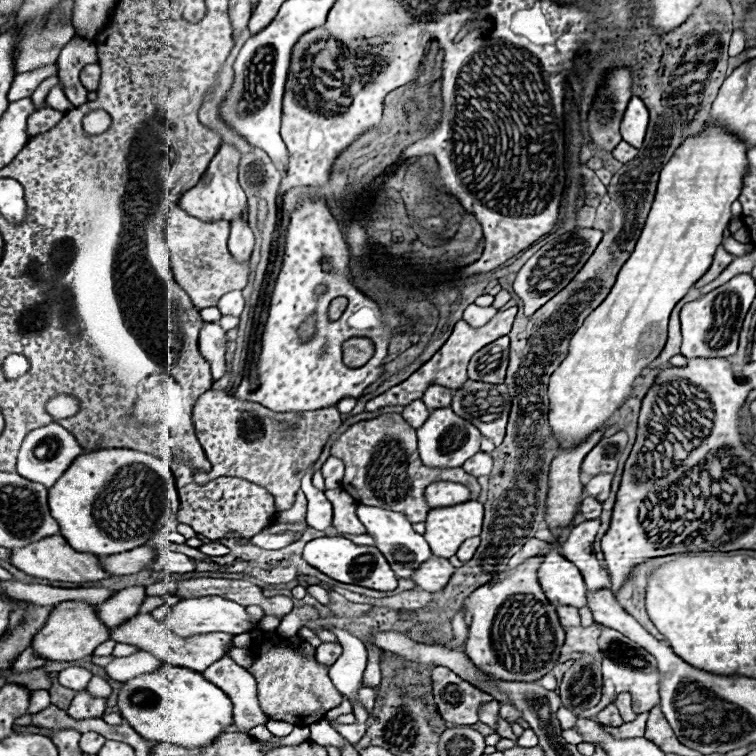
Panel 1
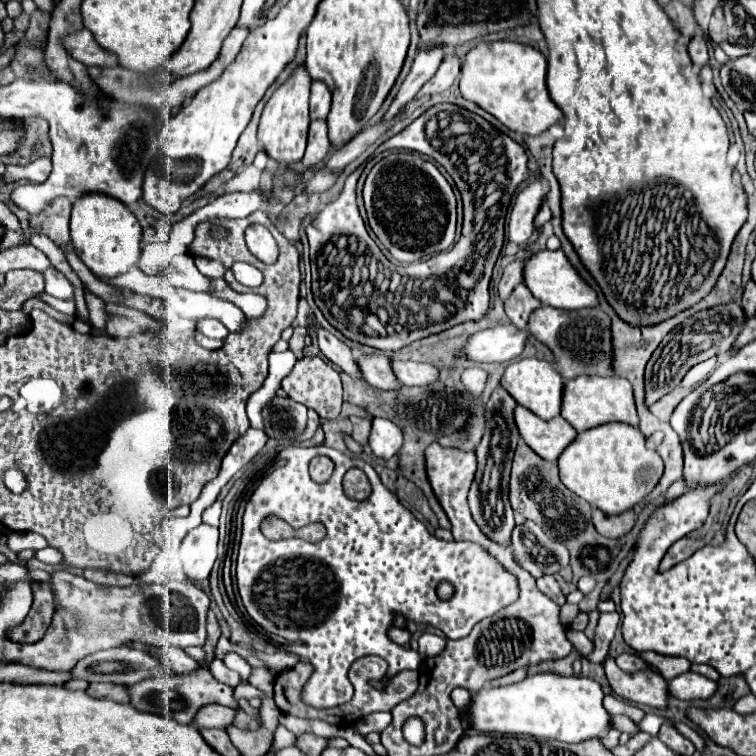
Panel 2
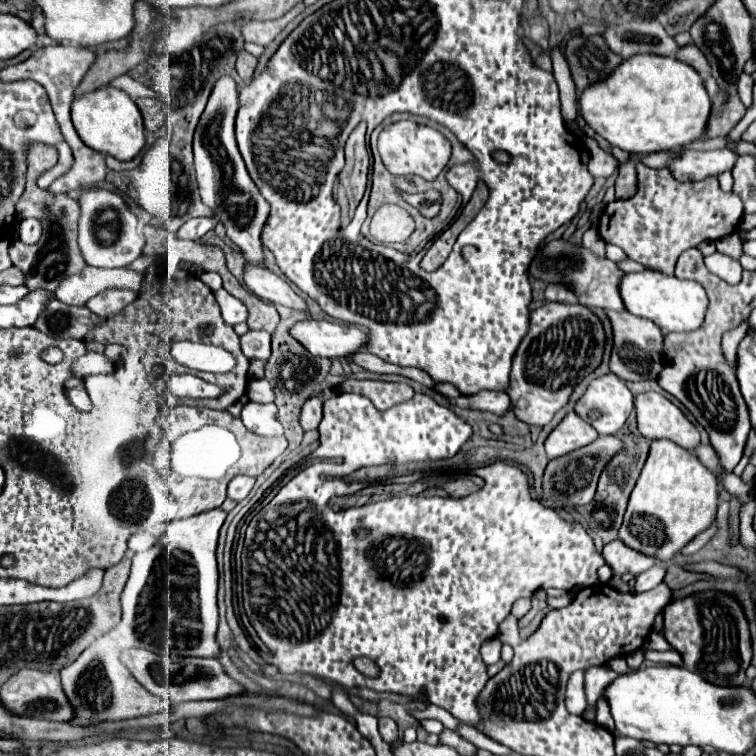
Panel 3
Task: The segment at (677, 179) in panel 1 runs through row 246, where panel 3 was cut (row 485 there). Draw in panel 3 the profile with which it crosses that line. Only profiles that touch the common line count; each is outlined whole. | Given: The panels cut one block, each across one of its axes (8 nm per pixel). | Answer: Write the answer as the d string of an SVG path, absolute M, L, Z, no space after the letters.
M652 440L646 464L628 500L620 540L642 554L666 562L714 522L716 502L716 474L708 470L692 450L684 450L670 440Z

